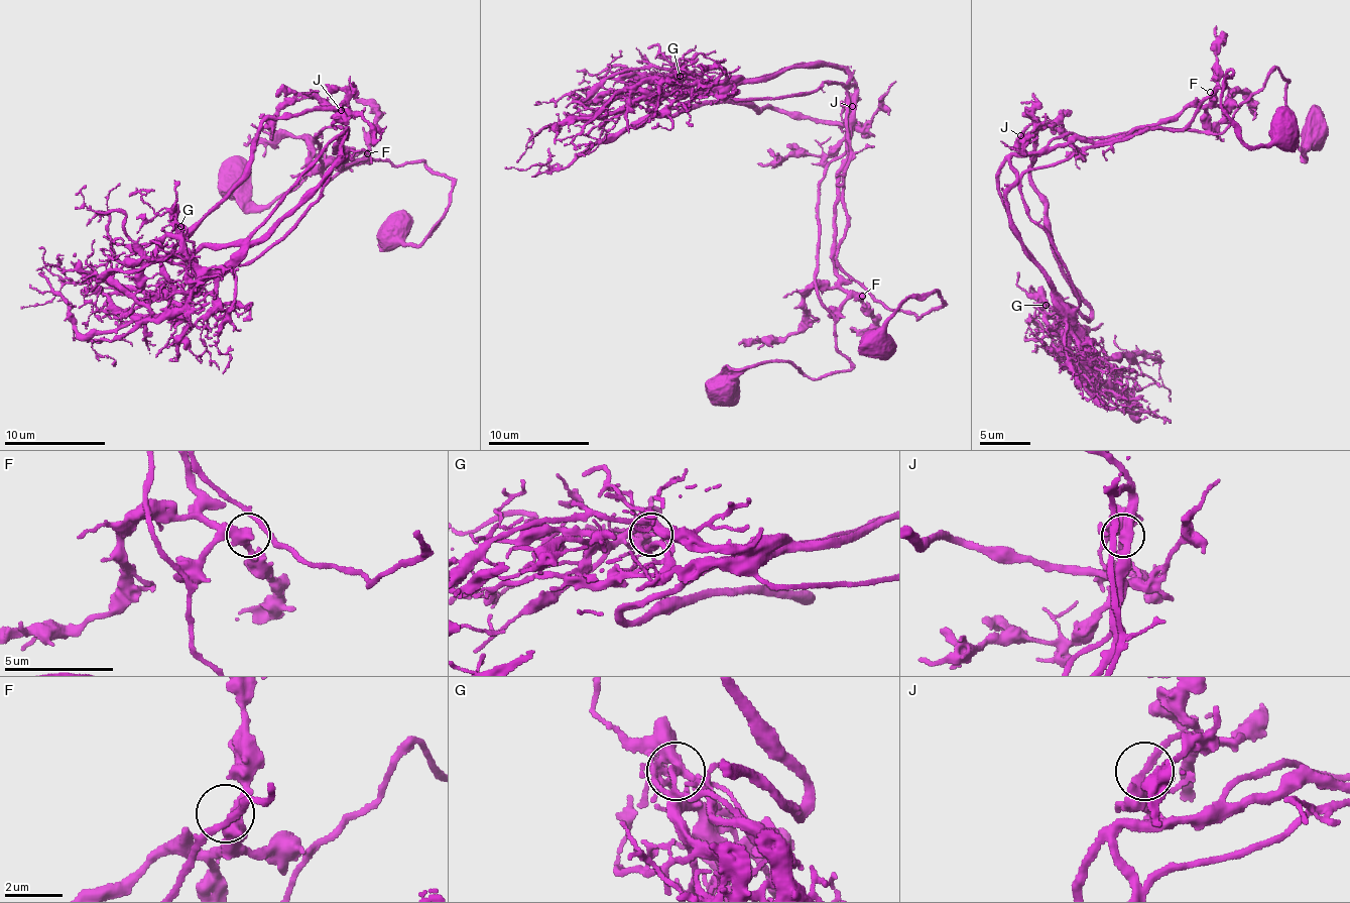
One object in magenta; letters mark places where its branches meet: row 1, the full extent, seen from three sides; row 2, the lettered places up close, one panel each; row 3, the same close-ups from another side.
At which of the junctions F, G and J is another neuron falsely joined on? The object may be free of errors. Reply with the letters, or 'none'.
G

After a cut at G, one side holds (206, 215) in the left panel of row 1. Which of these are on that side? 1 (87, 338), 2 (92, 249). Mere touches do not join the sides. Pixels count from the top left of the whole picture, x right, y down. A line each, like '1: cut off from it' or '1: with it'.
1: cut off from it
2: with it

